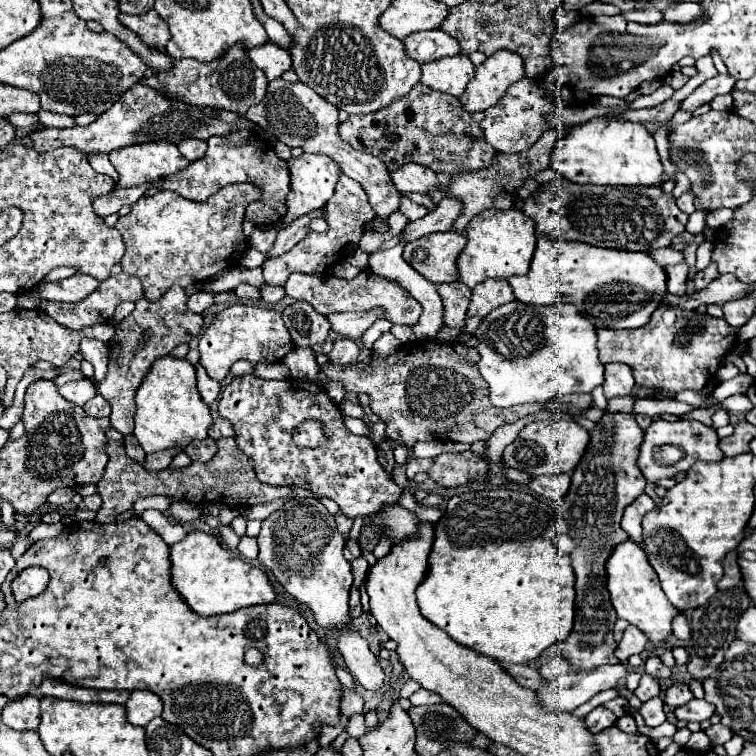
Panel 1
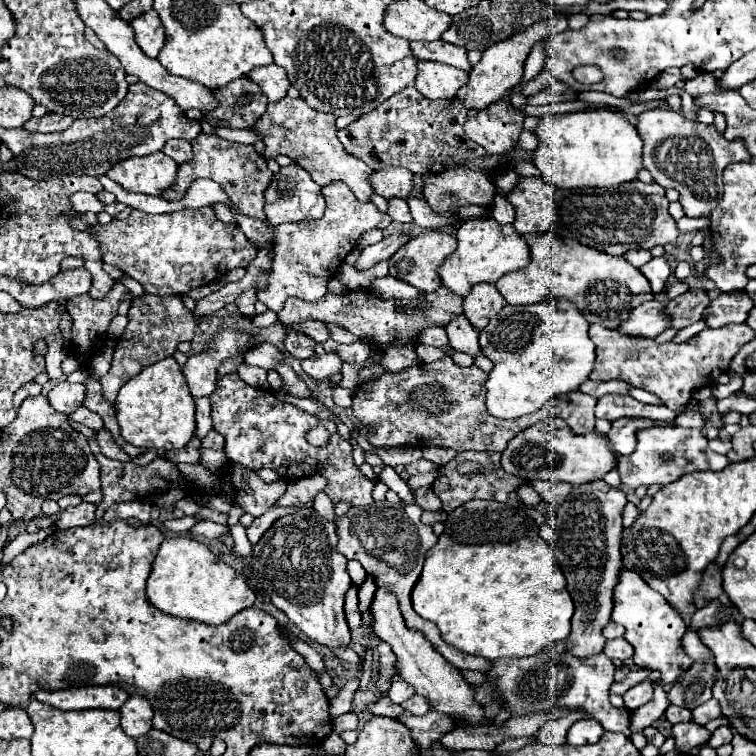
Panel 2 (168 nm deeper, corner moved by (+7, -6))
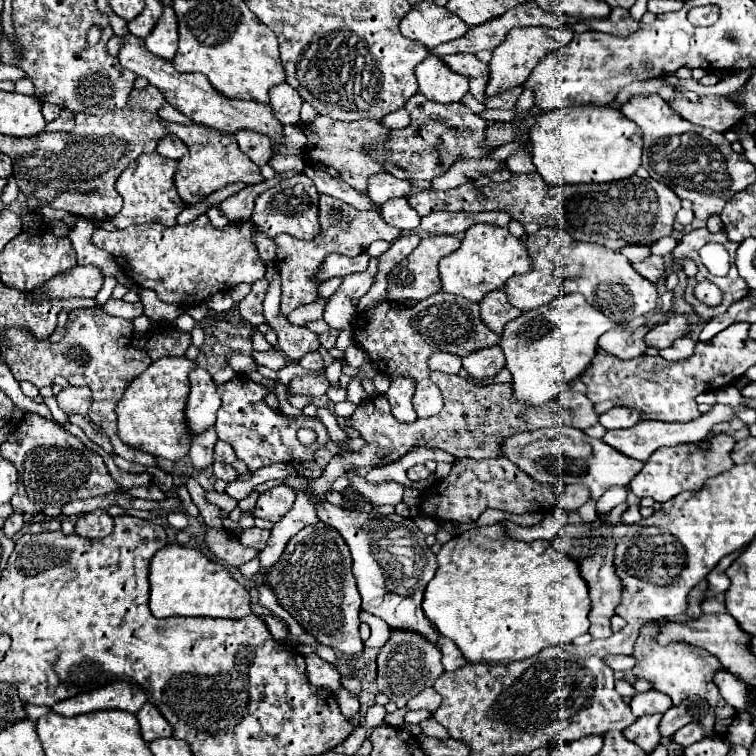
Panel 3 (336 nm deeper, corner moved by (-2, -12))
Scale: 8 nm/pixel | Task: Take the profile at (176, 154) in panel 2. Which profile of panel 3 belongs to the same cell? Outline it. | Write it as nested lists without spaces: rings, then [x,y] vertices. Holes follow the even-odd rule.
[[[169,134],[169,136],[161,138],[161,140],[159,140],[159,144],[157,144],[157,154],[165,156],[165,158],[179,160],[181,156],[185,156],[185,152],[187,152],[185,144],[183,144],[177,136],[173,136],[173,134]]]

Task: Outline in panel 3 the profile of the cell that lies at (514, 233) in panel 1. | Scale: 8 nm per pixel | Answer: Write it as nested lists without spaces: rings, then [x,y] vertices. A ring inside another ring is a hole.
[[[475,224],[465,232],[461,246],[451,254],[441,258],[439,276],[443,284],[443,292],[463,296],[471,302],[479,302],[487,292],[499,290],[511,276],[525,274],[531,270],[529,254],[525,252],[523,240],[509,234],[507,228]]]

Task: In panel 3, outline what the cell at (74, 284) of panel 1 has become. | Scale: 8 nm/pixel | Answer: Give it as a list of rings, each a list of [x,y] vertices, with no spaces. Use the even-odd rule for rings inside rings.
[[[75,266],[53,276],[39,288],[39,294],[57,298],[95,298],[103,286],[103,274],[97,266]]]

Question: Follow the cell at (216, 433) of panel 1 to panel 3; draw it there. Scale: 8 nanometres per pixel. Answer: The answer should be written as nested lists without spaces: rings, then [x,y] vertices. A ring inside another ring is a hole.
[[[217,442],[217,444],[215,444],[215,460],[233,464],[233,460],[237,460],[237,456],[235,456],[235,452],[233,452],[233,448],[231,448],[229,444],[225,444],[225,442]]]

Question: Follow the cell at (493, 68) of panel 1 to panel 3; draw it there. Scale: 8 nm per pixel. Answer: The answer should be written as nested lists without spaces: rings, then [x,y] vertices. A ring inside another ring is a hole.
[[[525,26],[525,28],[513,28],[509,36],[493,50],[493,58],[489,62],[491,80],[487,84],[487,94],[499,94],[503,90],[523,86],[529,78],[531,70],[537,66],[537,62],[547,56],[553,50],[559,50],[567,46],[573,38],[571,28],[545,28],[545,26]]]

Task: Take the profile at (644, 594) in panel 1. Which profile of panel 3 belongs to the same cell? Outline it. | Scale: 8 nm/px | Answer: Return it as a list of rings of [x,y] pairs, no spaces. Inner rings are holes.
[[[655,622],[653,624],[645,624],[645,628],[641,628],[641,636],[635,642],[635,668],[633,674],[637,678],[643,678],[647,682],[653,684],[653,690],[665,692],[667,696],[671,696],[673,704],[681,704],[683,700],[687,700],[689,696],[701,696],[709,702],[709,706],[713,708],[715,716],[705,716],[701,718],[701,728],[705,732],[707,738],[715,738],[715,736],[725,736],[729,724],[735,720],[735,708],[729,706],[725,702],[725,698],[719,694],[719,688],[713,684],[713,676],[717,670],[723,670],[721,662],[711,656],[709,652],[701,650],[701,648],[689,648],[689,644],[671,644],[671,646],[659,646],[653,636],[657,632]]]

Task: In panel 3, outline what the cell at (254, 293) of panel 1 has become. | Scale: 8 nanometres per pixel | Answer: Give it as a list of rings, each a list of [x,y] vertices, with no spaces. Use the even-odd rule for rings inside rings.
[[[265,278],[257,280],[257,282],[251,284],[251,292],[239,302],[241,318],[247,320],[255,328],[265,322],[265,318],[263,318],[263,298],[265,298],[267,288],[269,288],[269,282]]]

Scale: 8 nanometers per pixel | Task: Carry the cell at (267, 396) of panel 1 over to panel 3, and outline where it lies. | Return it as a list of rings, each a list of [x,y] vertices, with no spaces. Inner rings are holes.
[[[235,376],[233,380],[219,384],[217,392],[221,396],[221,408],[217,412],[217,438],[231,444],[237,458],[243,460],[251,472],[259,470],[261,466],[273,464],[273,462],[303,462],[303,460],[311,460],[313,452],[317,448],[323,448],[329,442],[329,434],[327,428],[317,420],[317,418],[305,418],[305,416],[297,416],[297,418],[287,418],[281,412],[271,410],[265,404],[265,396],[269,394],[269,390],[261,384],[255,384],[243,376]],[[299,428],[309,428],[317,434],[317,440],[309,446],[303,446],[297,440],[297,430]]]

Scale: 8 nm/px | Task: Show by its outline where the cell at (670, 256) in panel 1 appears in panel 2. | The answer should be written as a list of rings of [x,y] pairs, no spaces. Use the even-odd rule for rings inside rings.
[[[632,250],[632,254],[624,254],[624,258],[634,264],[636,268],[642,268],[644,264],[648,264],[652,260],[652,254],[648,250]]]

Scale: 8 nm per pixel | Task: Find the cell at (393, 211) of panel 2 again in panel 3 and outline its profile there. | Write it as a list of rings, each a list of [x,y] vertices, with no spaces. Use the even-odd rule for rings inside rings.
[[[393,198],[381,204],[381,216],[385,218],[385,222],[401,228],[403,232],[411,232],[419,228],[419,220],[421,220],[419,214],[409,208],[405,198]]]

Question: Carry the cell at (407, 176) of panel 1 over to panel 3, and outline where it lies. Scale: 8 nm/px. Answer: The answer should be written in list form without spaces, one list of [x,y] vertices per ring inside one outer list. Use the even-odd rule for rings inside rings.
[[[389,172],[369,176],[367,186],[369,186],[367,194],[375,204],[383,204],[383,202],[387,202],[389,198],[395,198],[395,196],[409,196],[411,194],[411,182],[399,180]]]

